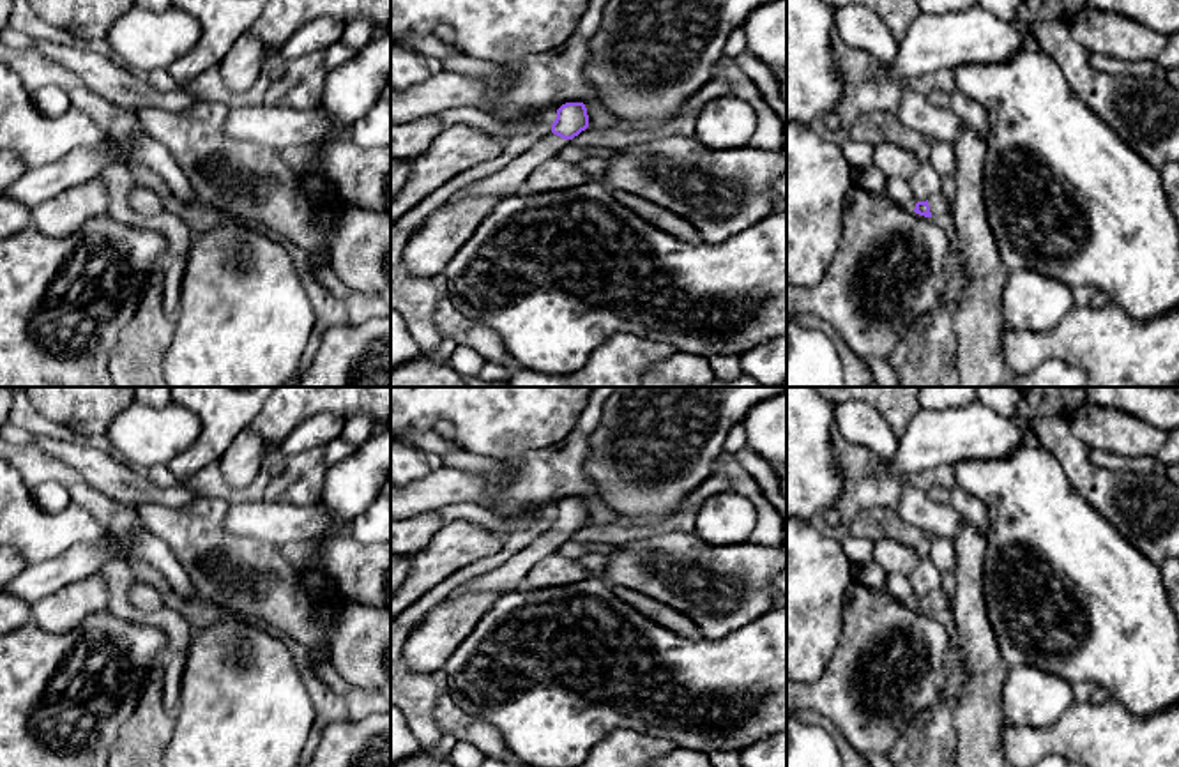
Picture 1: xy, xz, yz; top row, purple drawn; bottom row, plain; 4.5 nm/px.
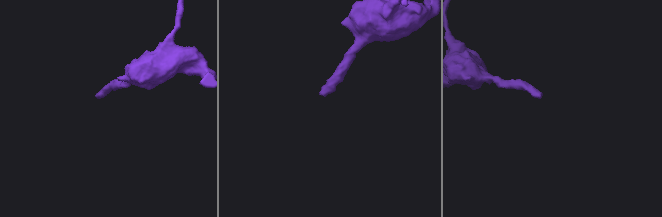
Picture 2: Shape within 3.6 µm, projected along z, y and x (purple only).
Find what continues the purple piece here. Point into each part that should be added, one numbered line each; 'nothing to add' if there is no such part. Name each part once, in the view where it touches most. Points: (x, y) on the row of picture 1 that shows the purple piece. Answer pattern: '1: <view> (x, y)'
1: yz (939, 205)

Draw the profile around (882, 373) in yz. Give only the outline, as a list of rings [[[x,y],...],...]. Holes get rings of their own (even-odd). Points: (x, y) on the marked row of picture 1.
[[[875,357],[861,359],[861,361],[868,368],[873,382],[879,387],[898,387],[898,375],[887,364],[887,361],[880,361],[880,359],[875,359]]]

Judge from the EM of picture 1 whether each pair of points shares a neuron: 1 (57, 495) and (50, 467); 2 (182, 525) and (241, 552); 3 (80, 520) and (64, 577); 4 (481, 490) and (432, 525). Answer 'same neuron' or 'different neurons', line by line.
1: different neurons
2: same neuron
3: different neurons
4: different neurons

